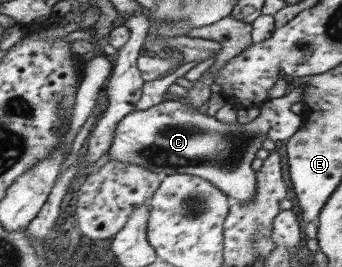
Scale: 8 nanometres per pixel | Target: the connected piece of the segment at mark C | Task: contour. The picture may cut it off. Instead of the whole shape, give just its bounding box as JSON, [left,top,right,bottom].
[106,84,304,203]

